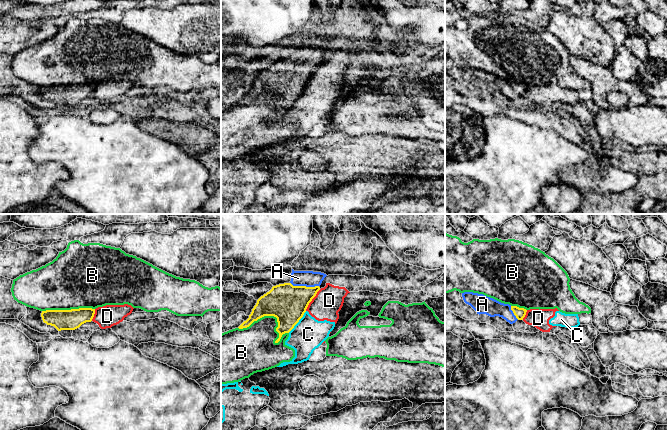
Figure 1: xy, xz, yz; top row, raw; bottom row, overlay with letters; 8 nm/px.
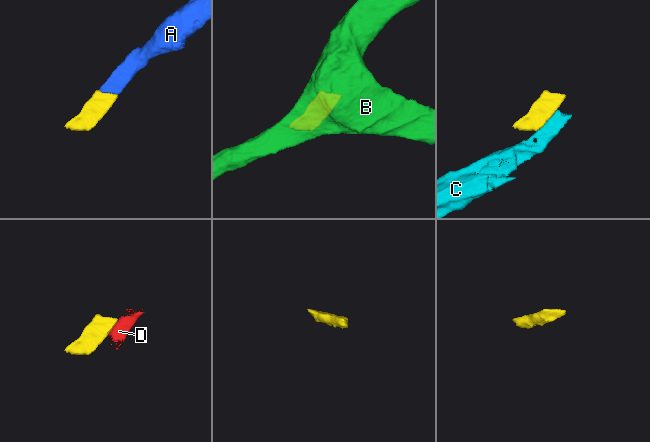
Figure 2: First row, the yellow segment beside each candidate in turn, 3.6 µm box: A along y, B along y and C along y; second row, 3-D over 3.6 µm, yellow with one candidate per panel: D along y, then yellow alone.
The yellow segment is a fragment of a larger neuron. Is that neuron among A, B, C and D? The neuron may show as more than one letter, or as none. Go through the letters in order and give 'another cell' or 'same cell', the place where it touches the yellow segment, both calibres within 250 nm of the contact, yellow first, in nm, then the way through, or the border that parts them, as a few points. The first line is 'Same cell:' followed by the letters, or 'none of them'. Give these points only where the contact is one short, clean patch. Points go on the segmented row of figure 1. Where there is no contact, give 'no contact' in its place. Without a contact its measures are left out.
Same cell: A
A: same cell; meets yellow in xz at (304, 286); 300 nm thick on the yellow side, 130 nm on the other; runs through xz (288, 303), (304, 286), (298, 278)
B: another cell; meets yellow in xz at (271, 315); 300 nm thick on the yellow side, 280 nm on the other
C: another cell; meets yellow in xz at (298, 321); 300 nm thick on the yellow side, 260 nm on the other; border along xz (306, 311), (288, 332)
D: another cell; meets yellow in xz at (311, 300); 300 nm thick on the yellow side, 220 nm on the other; border along xz (320, 289), (305, 310)

